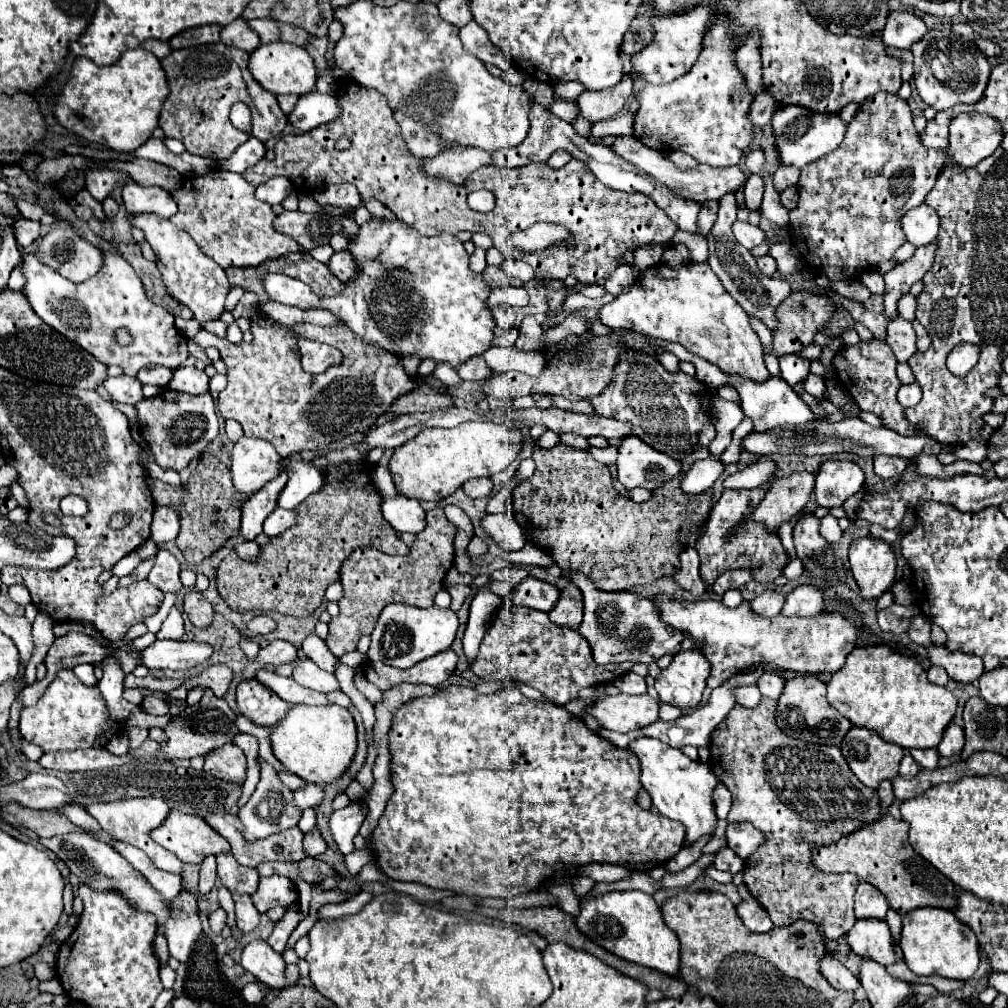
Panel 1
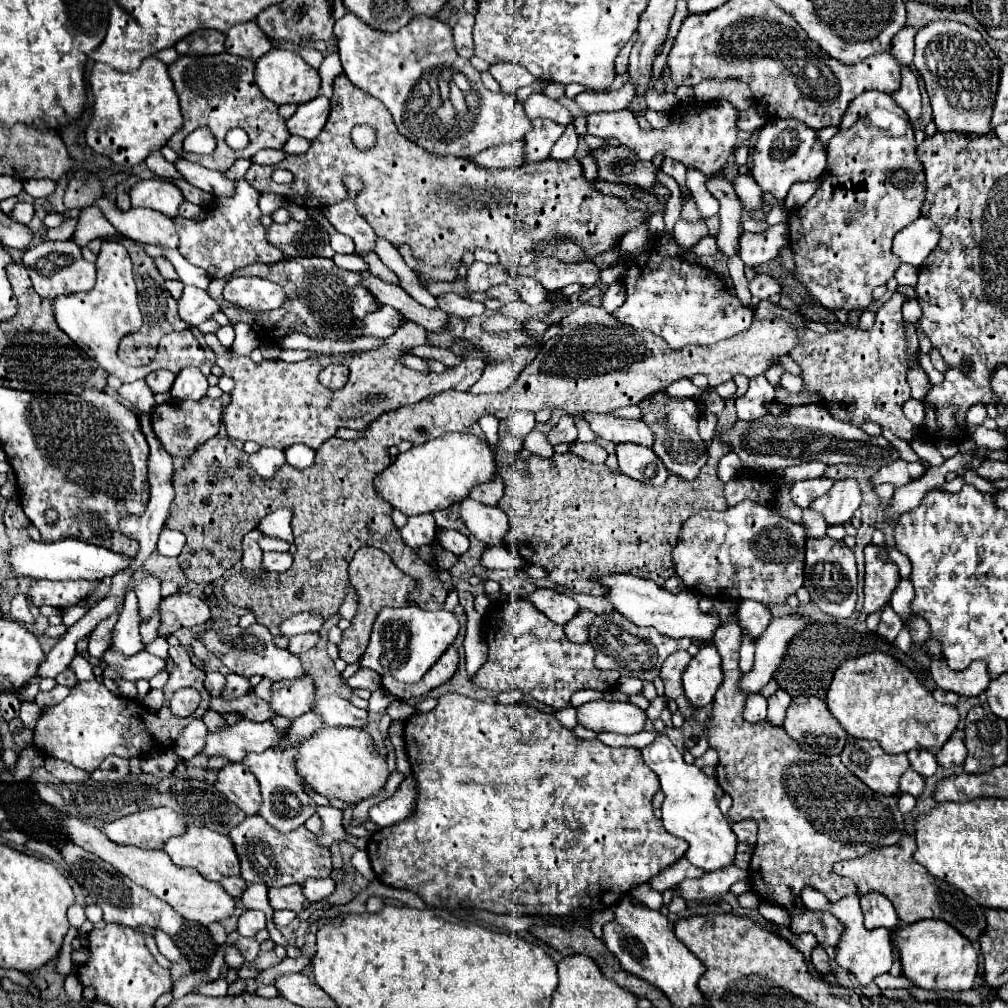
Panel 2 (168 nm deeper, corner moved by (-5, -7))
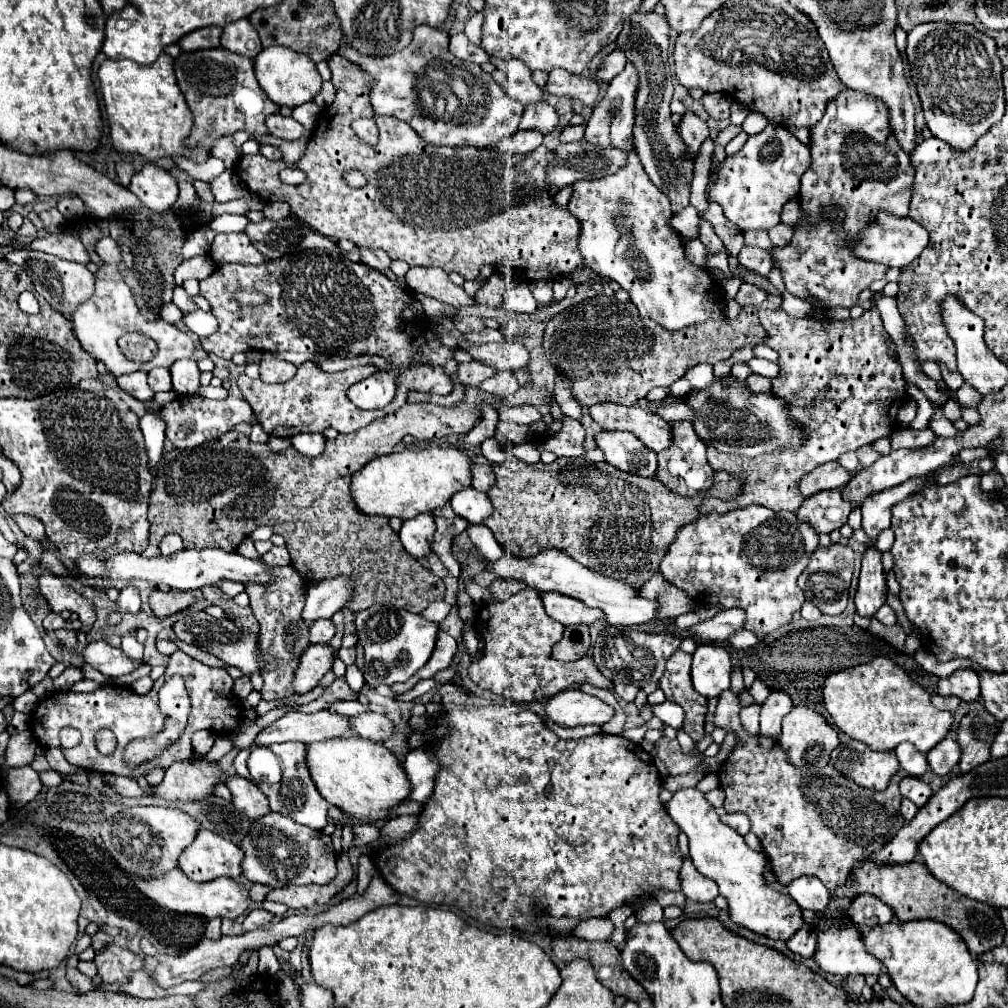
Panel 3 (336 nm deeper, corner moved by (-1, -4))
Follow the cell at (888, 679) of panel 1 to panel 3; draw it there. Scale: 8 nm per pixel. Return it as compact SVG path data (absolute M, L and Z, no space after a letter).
M886 657L828 675L822 697L834 725L874 751L890 751L898 743L908 741L920 753L928 753L948 735L954 721L952 713L936 709L930 703L930 695Z

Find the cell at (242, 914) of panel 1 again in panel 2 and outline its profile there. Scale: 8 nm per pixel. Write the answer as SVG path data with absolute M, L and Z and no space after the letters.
M246 910L238 920L238 932L240 936L256 936L260 930L266 928L266 918L262 912Z

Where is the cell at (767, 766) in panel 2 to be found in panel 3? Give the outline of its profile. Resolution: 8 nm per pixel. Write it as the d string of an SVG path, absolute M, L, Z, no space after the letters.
M728 689L720 695L716 707L716 727L734 731L738 741L718 773L720 787L726 793L724 809L728 813L748 815L752 833L762 841L782 885L802 875L814 875L820 877L828 891L834 891L848 879L854 863L886 845L886 841L904 825L898 785L908 773L900 769L890 779L888 789L878 793L840 777L830 765L822 769L794 769L786 761L786 753L782 753L778 741L762 735L746 737L738 713L738 695Z

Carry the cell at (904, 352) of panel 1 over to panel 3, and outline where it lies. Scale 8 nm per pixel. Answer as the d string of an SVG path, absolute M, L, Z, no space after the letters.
M964 383L958 390L956 390L958 401L968 407L973 408L973 403L979 403L982 396L969 383Z

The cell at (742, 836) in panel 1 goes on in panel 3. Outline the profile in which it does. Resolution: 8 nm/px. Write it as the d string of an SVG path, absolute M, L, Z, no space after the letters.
M726 813L726 815L720 817L720 821L726 823L726 825L730 825L732 829L736 829L740 835L746 835L746 833L750 831L750 821L748 821L748 817L742 815L742 813L732 813L732 815Z

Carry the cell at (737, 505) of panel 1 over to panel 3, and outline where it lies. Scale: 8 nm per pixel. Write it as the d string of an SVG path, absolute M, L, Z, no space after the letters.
M750 505L726 513L726 517L700 517L686 525L678 533L670 553L662 559L660 571L696 603L742 609L746 613L744 629L762 641L800 611L804 593L796 581L808 567L818 545L818 533L802 525L794 513L778 513L768 507Z

